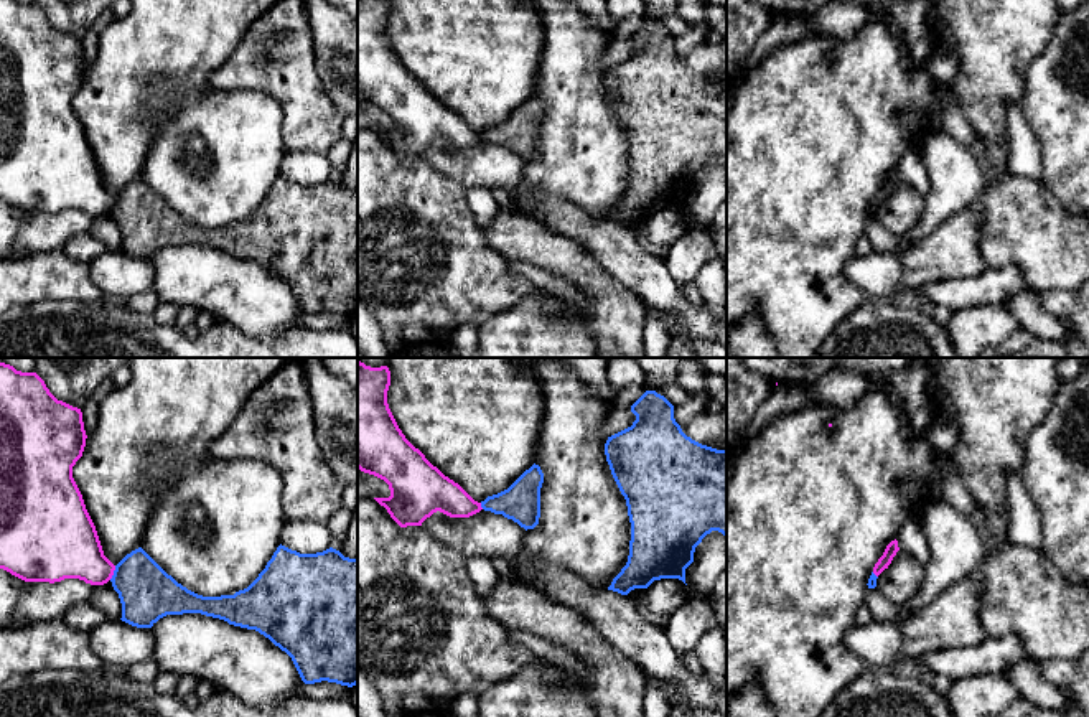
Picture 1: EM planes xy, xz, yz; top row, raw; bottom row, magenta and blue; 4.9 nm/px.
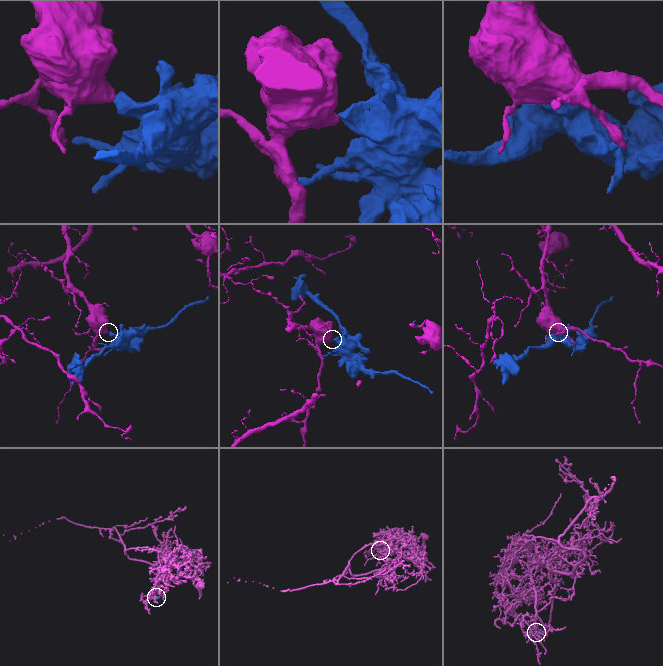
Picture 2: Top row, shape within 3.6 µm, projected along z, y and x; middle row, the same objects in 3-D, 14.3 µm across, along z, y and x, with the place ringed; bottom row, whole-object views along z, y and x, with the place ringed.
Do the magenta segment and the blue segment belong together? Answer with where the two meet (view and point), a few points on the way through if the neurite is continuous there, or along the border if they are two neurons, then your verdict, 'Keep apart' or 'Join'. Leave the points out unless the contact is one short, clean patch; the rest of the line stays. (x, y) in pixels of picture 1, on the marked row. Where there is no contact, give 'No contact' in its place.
Touches magenta at xy (112, 572). Boundary: xy (116, 566), (109, 579). Keep apart

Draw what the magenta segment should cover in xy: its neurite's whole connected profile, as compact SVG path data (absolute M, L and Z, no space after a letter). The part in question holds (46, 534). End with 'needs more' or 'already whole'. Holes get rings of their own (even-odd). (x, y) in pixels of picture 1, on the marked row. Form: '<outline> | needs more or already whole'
M0 363L0 569L25 582L79 579L107 583L115 565L104 555L96 526L72 478L72 466L86 447L82 412L58 401L36 373L21 373Z | already whole

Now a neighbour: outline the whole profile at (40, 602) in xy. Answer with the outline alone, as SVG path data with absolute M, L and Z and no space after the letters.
M64 579L54 583L26 582L13 612L12 628L63 618L77 603L89 602L99 587L112 587L112 582L104 585L91 585L79 579Z

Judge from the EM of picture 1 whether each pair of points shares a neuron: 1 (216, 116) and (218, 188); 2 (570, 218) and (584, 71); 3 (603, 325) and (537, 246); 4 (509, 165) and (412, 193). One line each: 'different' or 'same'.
1: same
2: different
3: same
4: different

